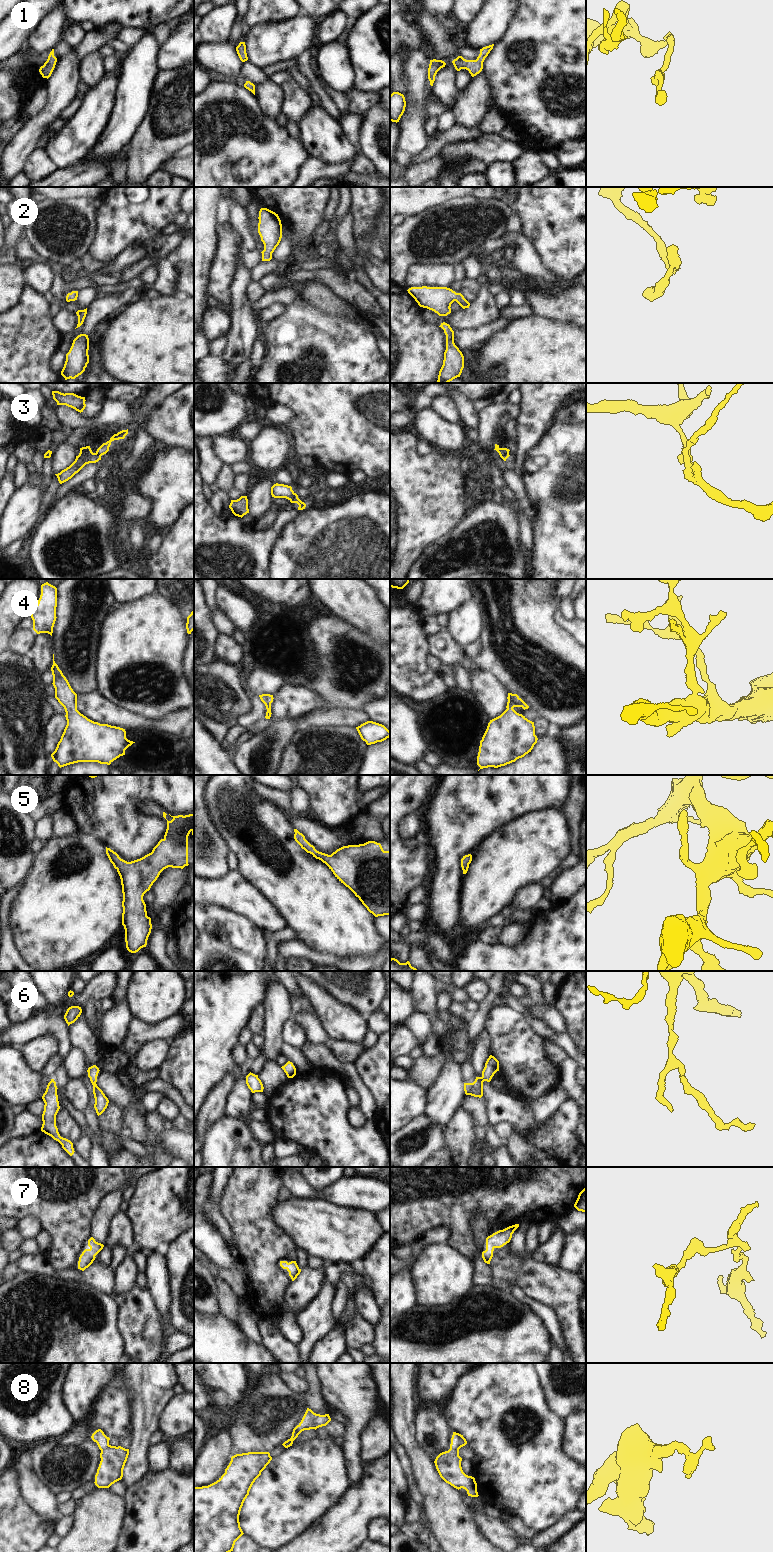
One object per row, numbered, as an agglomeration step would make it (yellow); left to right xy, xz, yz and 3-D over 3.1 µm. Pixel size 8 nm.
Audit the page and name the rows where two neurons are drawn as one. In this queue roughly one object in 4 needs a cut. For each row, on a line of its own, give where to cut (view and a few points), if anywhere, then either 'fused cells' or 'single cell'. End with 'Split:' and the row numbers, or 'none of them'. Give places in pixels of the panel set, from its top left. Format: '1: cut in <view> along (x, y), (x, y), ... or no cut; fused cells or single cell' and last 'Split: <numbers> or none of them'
1: no cut; single cell
2: no cut; single cell
3: cut in xy along (95, 453), (100, 456); fused cells
4: no cut; single cell
5: no cut; single cell
6: no cut; single cell
7: no cut; single cell
8: no cut; single cell
Split: 3

